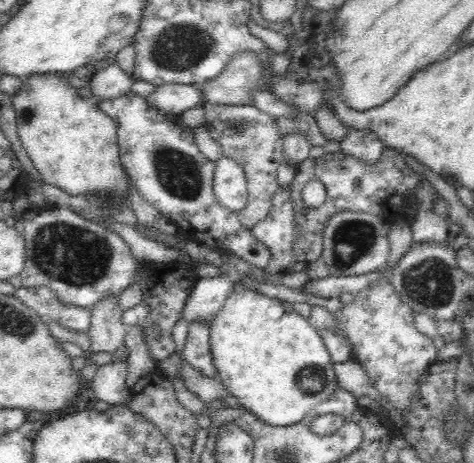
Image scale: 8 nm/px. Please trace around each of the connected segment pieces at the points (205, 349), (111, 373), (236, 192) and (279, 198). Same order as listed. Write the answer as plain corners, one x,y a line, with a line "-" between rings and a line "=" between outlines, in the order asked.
194,322
188,326
188,337
182,353
184,361
198,373
214,377
216,368
211,354
210,328
207,324
=
114,360
110,364
98,366
93,377
90,399
126,407
132,396
132,389
126,386
127,367
127,360
=
224,156
214,163
213,189
216,198
230,210
242,210
248,198
246,175
242,166
=
291,185
286,188
279,186
269,213
250,228
252,234
271,250
271,259
265,268
266,283
275,283
280,280
280,276
292,274
294,269
290,264
297,261
296,253
292,251
292,244
300,234
300,229
292,217
290,188

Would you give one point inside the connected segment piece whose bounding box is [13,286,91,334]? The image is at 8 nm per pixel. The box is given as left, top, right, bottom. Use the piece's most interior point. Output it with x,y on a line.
75,319

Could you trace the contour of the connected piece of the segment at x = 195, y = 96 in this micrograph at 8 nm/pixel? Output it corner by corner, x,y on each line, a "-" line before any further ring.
162,84
156,86
155,92
149,96
147,103
168,113
181,115
194,106
203,106
204,97
196,85

